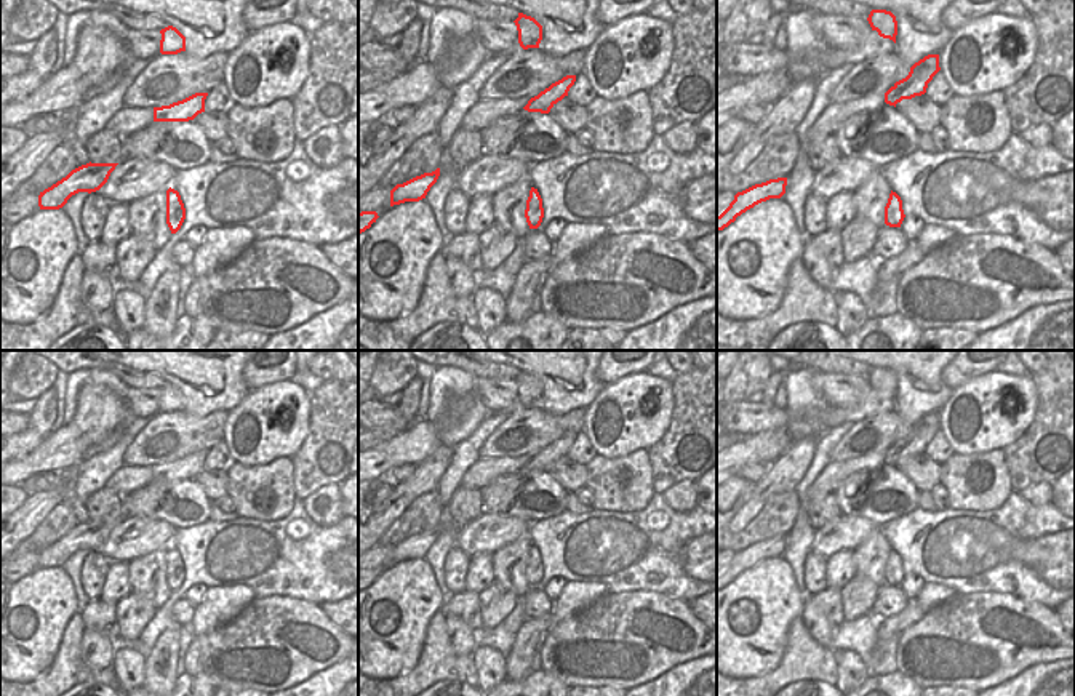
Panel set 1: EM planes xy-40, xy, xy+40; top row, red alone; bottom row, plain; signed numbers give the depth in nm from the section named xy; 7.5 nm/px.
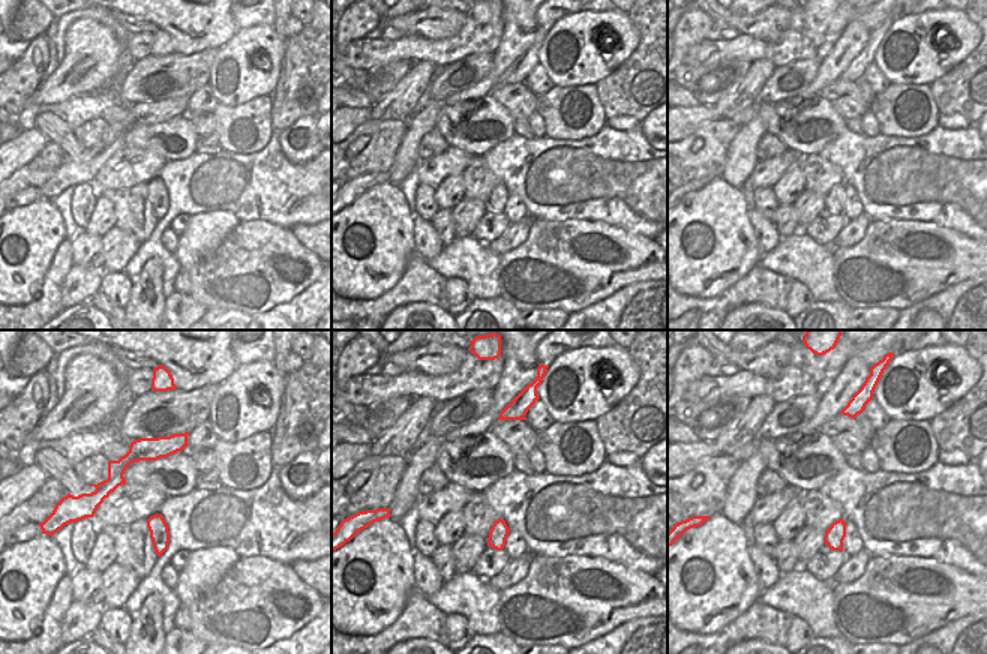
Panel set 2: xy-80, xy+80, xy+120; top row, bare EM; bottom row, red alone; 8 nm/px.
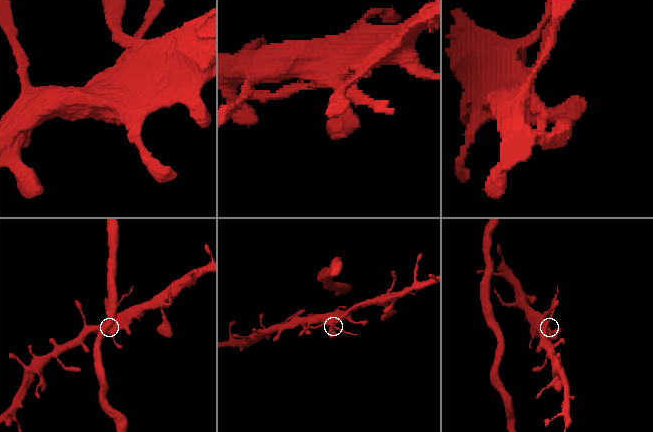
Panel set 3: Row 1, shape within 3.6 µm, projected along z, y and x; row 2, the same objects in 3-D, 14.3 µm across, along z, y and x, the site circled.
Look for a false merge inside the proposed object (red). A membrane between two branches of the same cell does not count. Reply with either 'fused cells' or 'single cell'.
fused cells

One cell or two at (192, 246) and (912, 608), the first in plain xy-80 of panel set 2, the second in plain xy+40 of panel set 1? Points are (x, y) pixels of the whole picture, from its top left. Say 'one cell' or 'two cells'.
two cells

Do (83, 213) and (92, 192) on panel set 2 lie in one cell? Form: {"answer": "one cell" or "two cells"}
{"answer": "one cell"}

